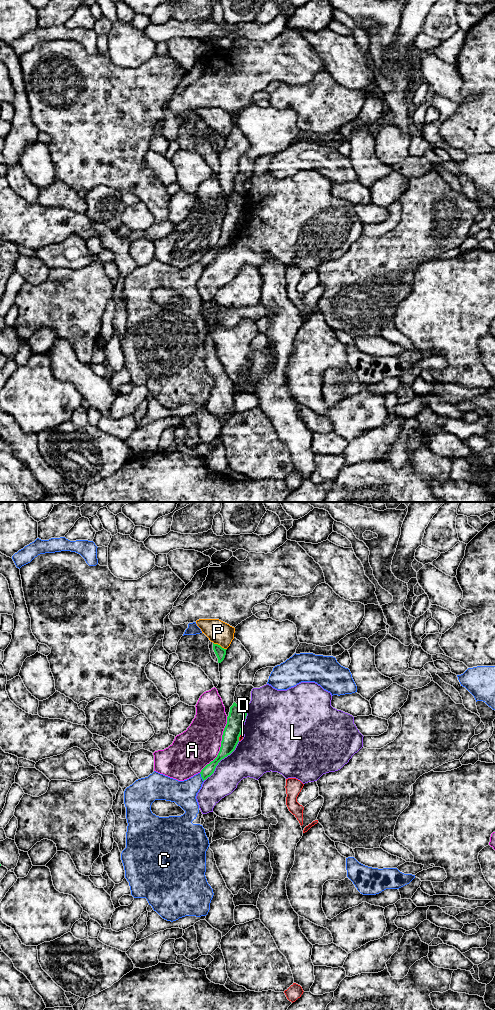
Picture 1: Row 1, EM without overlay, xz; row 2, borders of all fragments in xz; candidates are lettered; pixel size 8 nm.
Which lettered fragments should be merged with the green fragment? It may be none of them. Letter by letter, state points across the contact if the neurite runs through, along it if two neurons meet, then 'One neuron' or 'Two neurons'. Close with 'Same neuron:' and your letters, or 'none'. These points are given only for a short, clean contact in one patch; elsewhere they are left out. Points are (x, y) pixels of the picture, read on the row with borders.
A: Two neurons
C: Two neurons
D: Boundary: xz (241, 732), (238, 740). Two neurons
L: Two neurons
P: Two neurons
Same neuron: none

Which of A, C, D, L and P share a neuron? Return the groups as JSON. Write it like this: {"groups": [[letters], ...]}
{"groups": [["A"], ["C"], ["D"], ["L"], ["P"]]}

